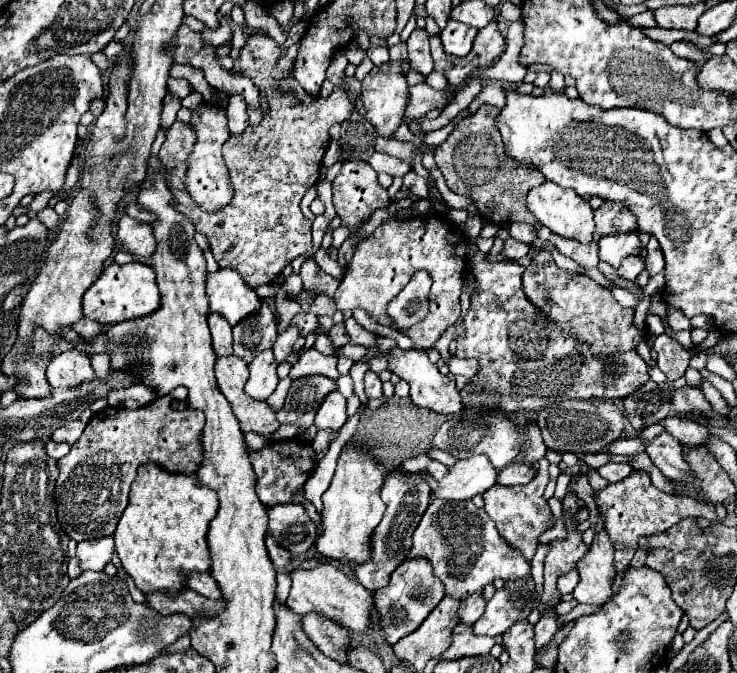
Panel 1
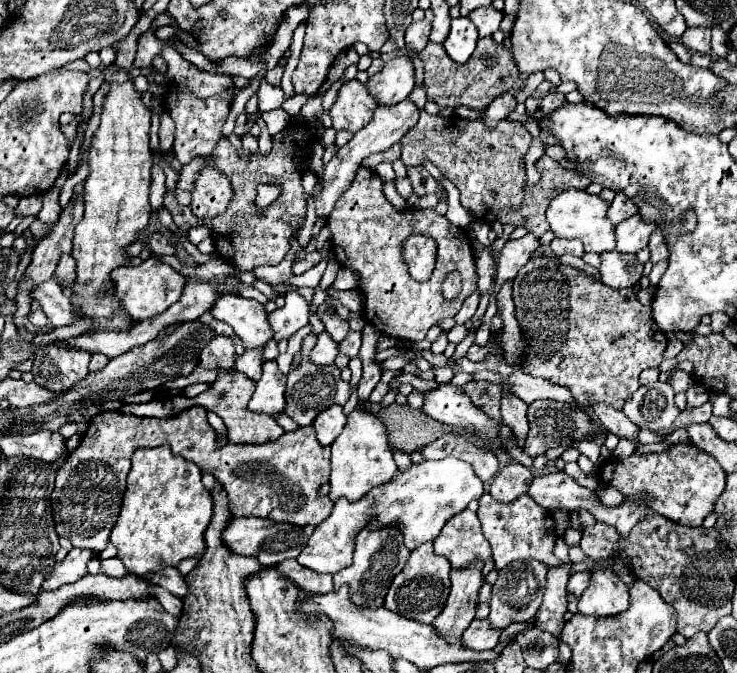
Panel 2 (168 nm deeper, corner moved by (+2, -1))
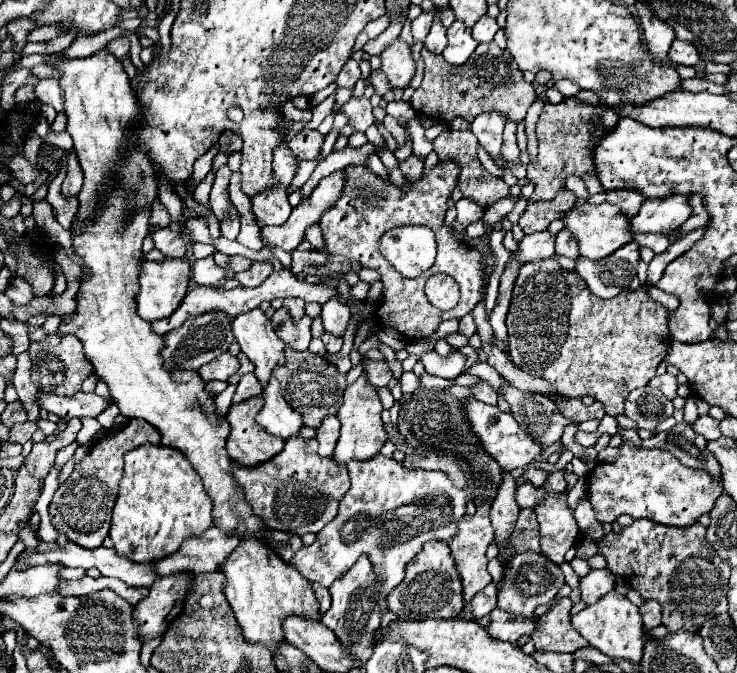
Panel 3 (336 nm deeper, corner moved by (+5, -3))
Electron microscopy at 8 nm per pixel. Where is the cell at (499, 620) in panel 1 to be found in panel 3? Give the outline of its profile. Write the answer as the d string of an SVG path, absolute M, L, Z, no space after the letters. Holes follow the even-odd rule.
M523 552L513 556L513 560L507 566L505 582L499 592L499 602L497 608L503 608L505 612L519 614L519 616L531 616L535 606L547 604L555 598L555 594L561 590L565 584L565 576L557 564L547 560L547 556L537 554L537 552Z

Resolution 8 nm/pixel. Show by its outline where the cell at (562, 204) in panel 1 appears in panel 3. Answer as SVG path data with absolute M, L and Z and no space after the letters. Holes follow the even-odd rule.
M603 202L599 206L595 206L595 204L583 204L581 208L571 208L563 216L563 222L565 222L565 228L571 230L577 236L581 256L591 258L591 260L601 260L601 258L609 256L611 252L619 250L623 244L627 244L627 242L633 240L631 230L629 230L631 218L623 216L623 212L619 212L619 208L615 208L609 202Z

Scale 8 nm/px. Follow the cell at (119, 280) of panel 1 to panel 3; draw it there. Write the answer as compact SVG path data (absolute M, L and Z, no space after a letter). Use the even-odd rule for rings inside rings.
M185 256L183 258L165 258L163 262L145 260L141 264L141 276L139 276L139 280L141 280L141 292L137 296L139 316L147 322L155 322L165 316L171 316L171 312L175 312L175 308L181 304L183 296L187 294L189 274L191 274L191 266Z

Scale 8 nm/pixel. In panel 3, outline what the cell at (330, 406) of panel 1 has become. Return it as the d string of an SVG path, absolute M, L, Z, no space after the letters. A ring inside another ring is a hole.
M327 416L317 430L317 442L319 442L319 454L323 458L331 458L335 444L339 440L339 420L337 416Z

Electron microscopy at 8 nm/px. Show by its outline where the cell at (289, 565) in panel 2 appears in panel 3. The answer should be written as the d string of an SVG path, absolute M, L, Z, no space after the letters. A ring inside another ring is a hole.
M313 584L313 592L315 592L317 602L319 602L319 614L327 612L327 608L331 606L331 596L329 596L329 590L327 590L327 588L321 588L321 584Z

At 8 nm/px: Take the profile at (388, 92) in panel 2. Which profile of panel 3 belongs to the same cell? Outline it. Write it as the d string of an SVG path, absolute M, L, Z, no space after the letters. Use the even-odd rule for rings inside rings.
M395 38L383 52L381 52L381 70L387 74L391 88L407 88L409 80L415 74L415 60L411 56L411 46Z

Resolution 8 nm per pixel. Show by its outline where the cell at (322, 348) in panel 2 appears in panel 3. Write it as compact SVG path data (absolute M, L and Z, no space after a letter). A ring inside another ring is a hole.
M323 332L321 340L323 340L323 344L325 344L325 348L327 348L329 354L337 354L337 352L341 350L341 346L343 346L343 338L339 338L339 336L331 336L329 332Z

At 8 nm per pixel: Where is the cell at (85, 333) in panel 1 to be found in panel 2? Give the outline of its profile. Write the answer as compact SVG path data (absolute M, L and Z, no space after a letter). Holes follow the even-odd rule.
M48 280L34 288L34 300L40 302L44 314L50 318L54 326L66 326L78 322L82 316L78 308L72 306L72 302L62 294L62 288L56 280Z

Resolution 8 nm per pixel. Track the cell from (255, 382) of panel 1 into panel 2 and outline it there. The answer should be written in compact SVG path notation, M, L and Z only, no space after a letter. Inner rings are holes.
M268 360L262 364L262 378L256 384L256 392L252 394L248 408L264 414L278 414L284 410L284 386L286 376L278 370L276 360Z

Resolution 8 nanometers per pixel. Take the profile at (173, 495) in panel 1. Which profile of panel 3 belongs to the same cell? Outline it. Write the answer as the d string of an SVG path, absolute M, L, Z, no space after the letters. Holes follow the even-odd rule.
M145 444L125 454L125 468L123 468L123 478L121 478L115 508L113 508L109 536L115 542L117 554L133 562L161 560L177 552L187 534L199 536L201 532L205 532L213 524L211 510L213 510L213 500L209 498L199 474L193 470L185 454L175 448L167 448L159 444Z

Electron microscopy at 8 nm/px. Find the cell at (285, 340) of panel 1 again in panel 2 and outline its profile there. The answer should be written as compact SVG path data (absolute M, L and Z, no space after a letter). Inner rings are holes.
M286 292L284 298L286 298L286 304L268 314L268 322L274 330L276 342L288 340L292 334L304 328L310 316L310 306L298 292Z

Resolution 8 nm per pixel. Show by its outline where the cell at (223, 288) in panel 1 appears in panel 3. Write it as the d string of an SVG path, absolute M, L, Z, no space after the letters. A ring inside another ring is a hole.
M255 308L233 318L233 334L237 338L237 344L241 346L241 352L255 366L253 374L257 376L261 386L267 386L273 370L285 364L285 344L277 338L271 320L263 310Z

